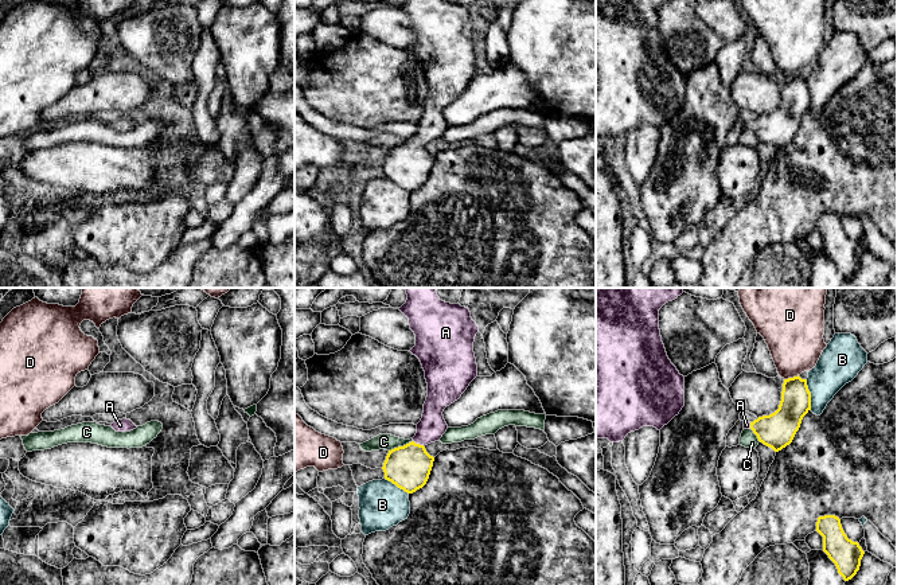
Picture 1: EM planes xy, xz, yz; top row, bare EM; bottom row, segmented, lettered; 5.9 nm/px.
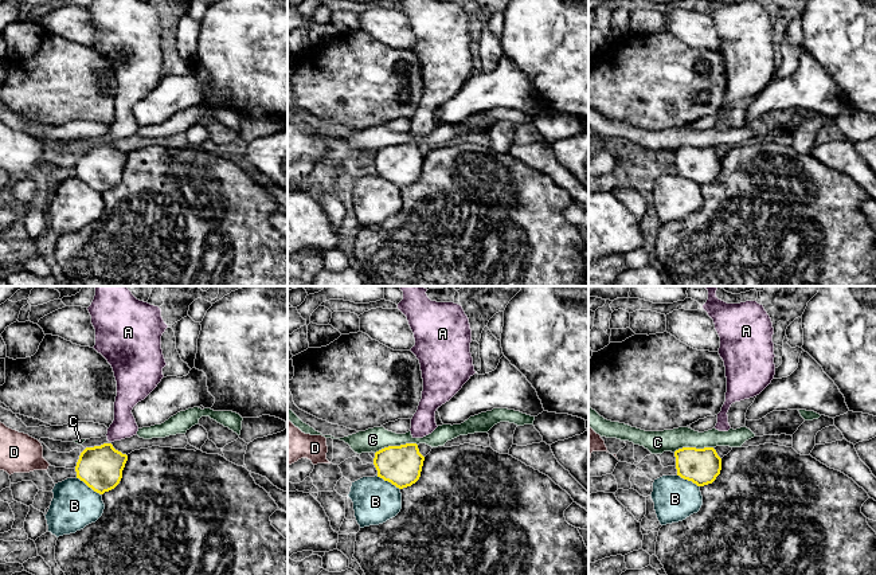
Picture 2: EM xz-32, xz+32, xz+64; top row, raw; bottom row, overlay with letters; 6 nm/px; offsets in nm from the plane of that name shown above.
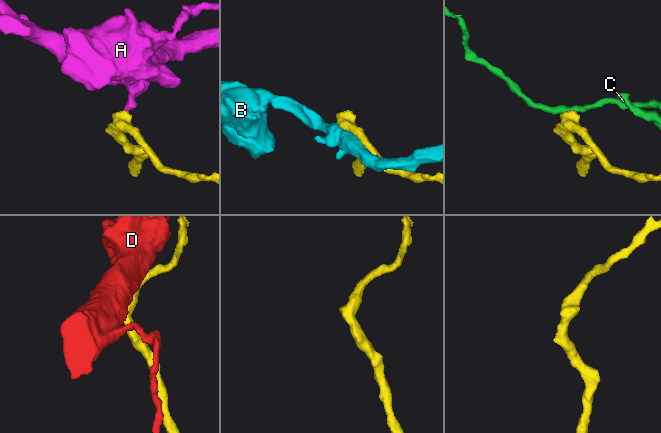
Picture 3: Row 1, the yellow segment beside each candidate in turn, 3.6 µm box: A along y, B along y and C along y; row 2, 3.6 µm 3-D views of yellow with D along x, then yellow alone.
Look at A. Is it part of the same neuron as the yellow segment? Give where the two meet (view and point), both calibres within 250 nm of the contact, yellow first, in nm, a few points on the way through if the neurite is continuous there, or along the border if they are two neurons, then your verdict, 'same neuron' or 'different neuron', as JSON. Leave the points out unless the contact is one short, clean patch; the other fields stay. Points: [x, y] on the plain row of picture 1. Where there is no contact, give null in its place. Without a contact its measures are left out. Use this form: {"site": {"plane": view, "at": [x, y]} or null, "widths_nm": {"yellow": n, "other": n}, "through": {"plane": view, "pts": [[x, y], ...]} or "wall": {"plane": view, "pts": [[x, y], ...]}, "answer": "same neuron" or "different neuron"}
{"site": {"plane": "xz", "at": [418, 143]}, "widths_nm": {"yellow": 260, "other": 160}, "through": {"plane": "xz", "pts": [[408, 166], [418, 143], [432, 125]]}, "answer": "same neuron"}

